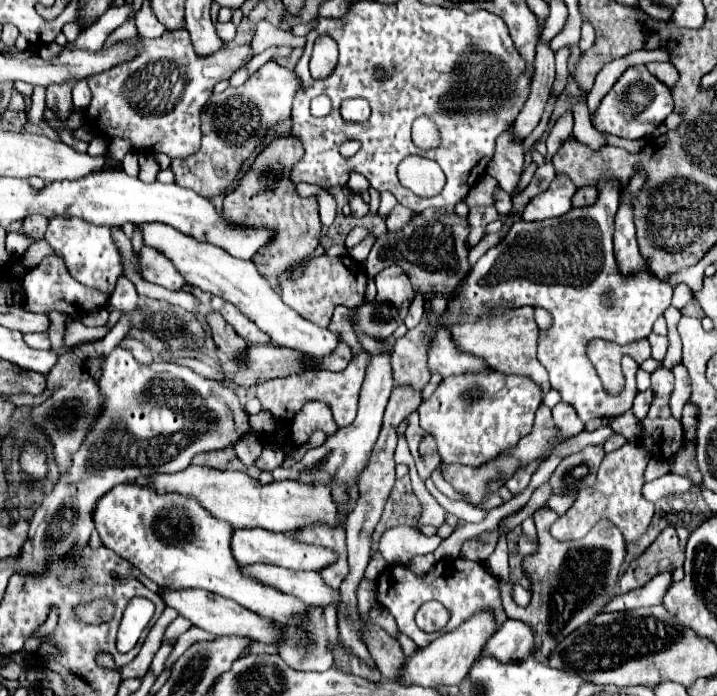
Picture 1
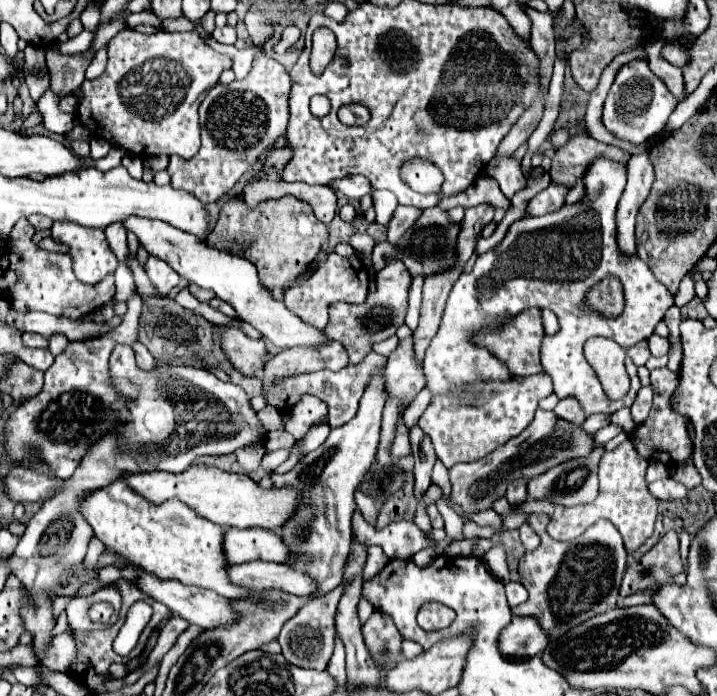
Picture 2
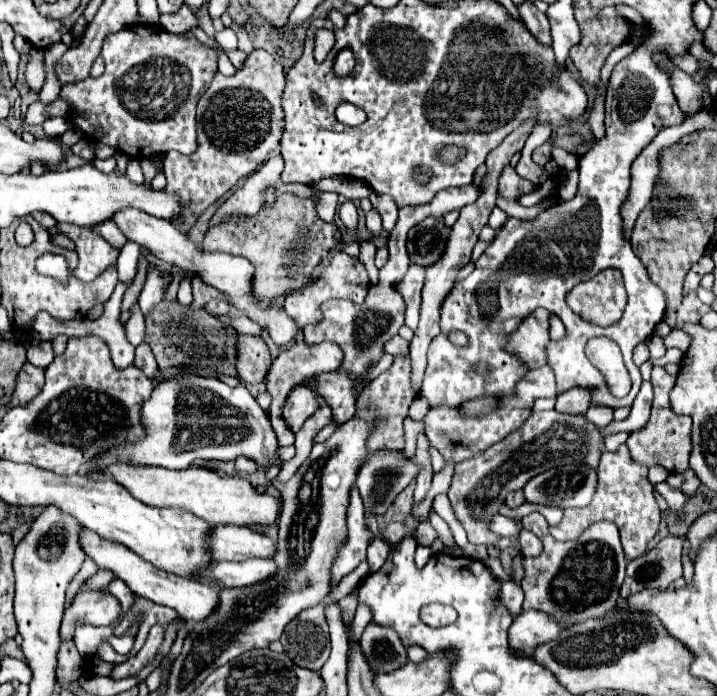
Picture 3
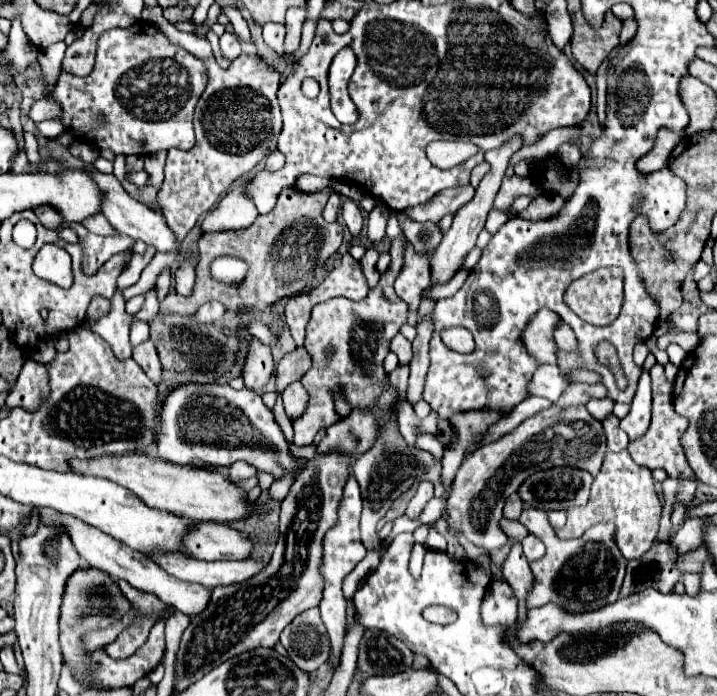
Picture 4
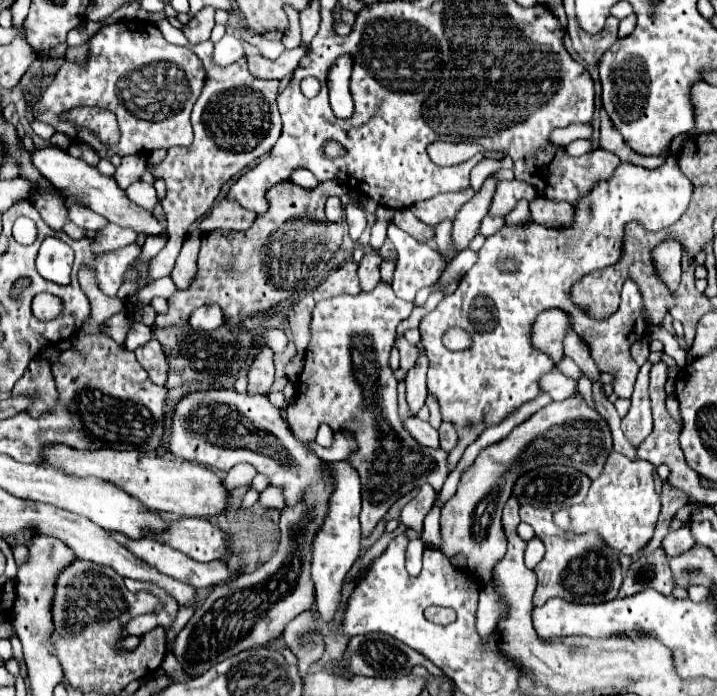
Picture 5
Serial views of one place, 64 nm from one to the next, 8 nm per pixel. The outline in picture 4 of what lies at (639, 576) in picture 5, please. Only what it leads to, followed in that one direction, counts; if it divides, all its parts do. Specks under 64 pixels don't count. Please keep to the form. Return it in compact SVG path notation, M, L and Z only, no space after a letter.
M660 542L654 544L640 560L630 560L620 596L630 596L646 588L656 588L668 594L682 576L676 568L676 556L678 552L670 542Z

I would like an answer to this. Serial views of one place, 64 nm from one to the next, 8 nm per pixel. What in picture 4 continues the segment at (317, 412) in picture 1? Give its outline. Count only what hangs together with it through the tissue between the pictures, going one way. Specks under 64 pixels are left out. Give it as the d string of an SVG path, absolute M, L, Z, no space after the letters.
M300 382L290 384L284 390L284 410L290 420L296 420L296 416L304 414L304 408L308 406L308 392L304 392L304 386Z

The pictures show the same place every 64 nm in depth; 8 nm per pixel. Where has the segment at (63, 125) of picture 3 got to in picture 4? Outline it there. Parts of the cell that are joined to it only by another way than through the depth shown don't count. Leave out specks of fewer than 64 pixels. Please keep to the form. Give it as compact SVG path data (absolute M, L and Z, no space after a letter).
M56 118L56 120L40 122L40 124L38 124L38 130L40 130L40 134L46 136L46 138L56 138L56 136L60 136L66 128L64 128L64 126L60 124L60 120Z

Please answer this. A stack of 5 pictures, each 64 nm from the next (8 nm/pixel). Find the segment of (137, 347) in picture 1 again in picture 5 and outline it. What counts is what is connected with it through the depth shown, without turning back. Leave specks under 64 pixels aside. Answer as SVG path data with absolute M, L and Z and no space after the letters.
M152 338L144 346L136 348L134 354L136 354L136 360L142 364L142 368L148 372L150 380L154 384L164 386L166 384L166 376L168 376L168 358L162 352L160 342L156 338Z

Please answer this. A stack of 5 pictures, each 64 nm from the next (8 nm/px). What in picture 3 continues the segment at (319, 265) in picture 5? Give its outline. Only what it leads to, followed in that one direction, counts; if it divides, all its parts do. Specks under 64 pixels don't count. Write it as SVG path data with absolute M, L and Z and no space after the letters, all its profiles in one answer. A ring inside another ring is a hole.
M284 194L276 198L276 202L270 208L262 208L256 216L230 216L222 224L214 226L208 230L202 250L206 252L228 252L228 254L238 254L248 258L256 266L256 276L254 276L254 294L256 298L264 300L264 304L272 302L276 296L298 290L300 286L308 284L308 276L314 270L314 262L310 260L322 260L332 248L340 244L340 232L336 224L326 224L316 216L316 204L312 200L302 200L292 194ZM192 278L192 294L194 294L194 302L190 304L190 308L194 308L194 310L204 308L204 304L206 304L208 300L212 300L212 298L222 298L222 300L224 300L224 296L222 296L216 288L204 284L204 282L198 280L198 278Z

